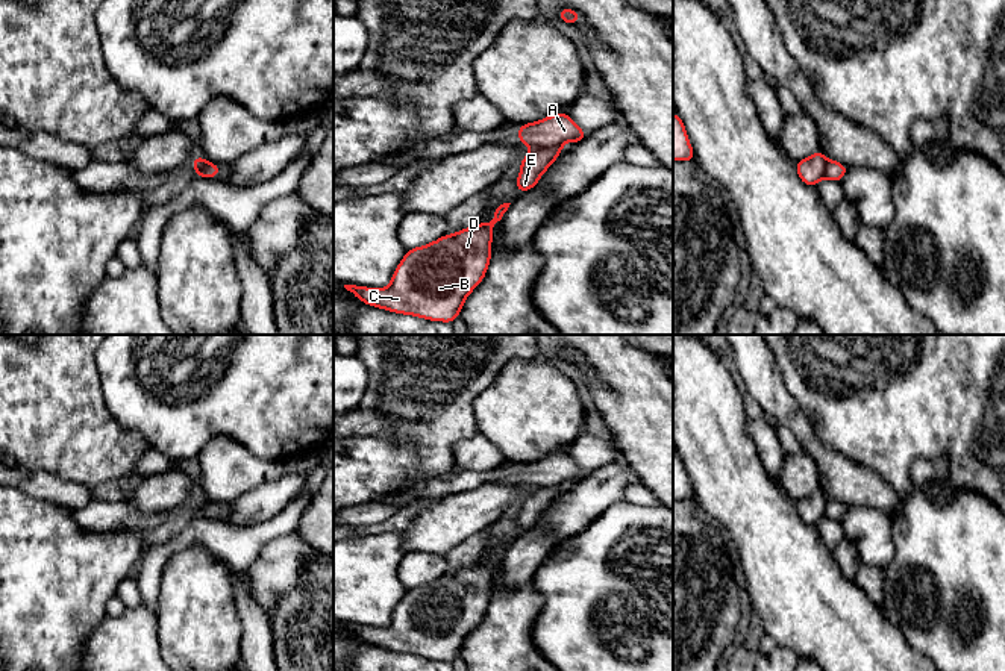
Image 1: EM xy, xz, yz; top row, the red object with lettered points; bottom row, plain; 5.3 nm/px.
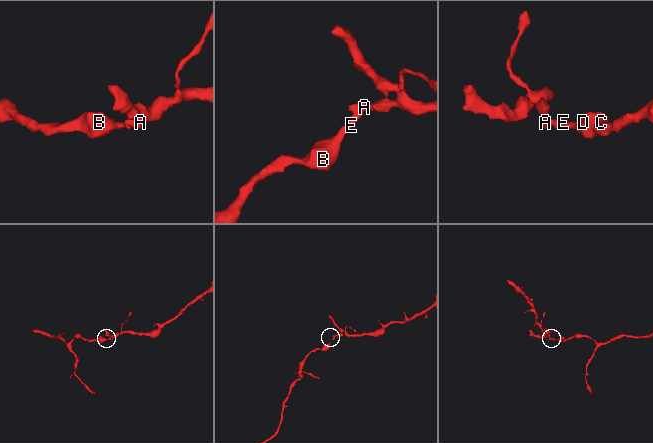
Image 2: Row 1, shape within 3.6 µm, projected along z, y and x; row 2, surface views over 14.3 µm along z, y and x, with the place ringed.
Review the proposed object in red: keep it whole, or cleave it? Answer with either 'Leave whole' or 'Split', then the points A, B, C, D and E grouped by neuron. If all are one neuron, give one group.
Split. Groups: A / B C D E

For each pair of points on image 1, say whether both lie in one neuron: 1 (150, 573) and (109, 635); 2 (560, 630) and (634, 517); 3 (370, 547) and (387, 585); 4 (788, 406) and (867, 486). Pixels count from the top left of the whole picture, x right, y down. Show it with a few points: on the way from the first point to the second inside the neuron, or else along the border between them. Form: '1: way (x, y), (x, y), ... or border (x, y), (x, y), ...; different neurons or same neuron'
1: border (143, 603), (153, 609); different neurons
2: way (576, 599), (576, 564), (602, 536); same neuron
3: way (370, 556), (370, 568), (378, 576); same neuron
4: way (801, 429), (807, 440), (845, 477); same neuron

